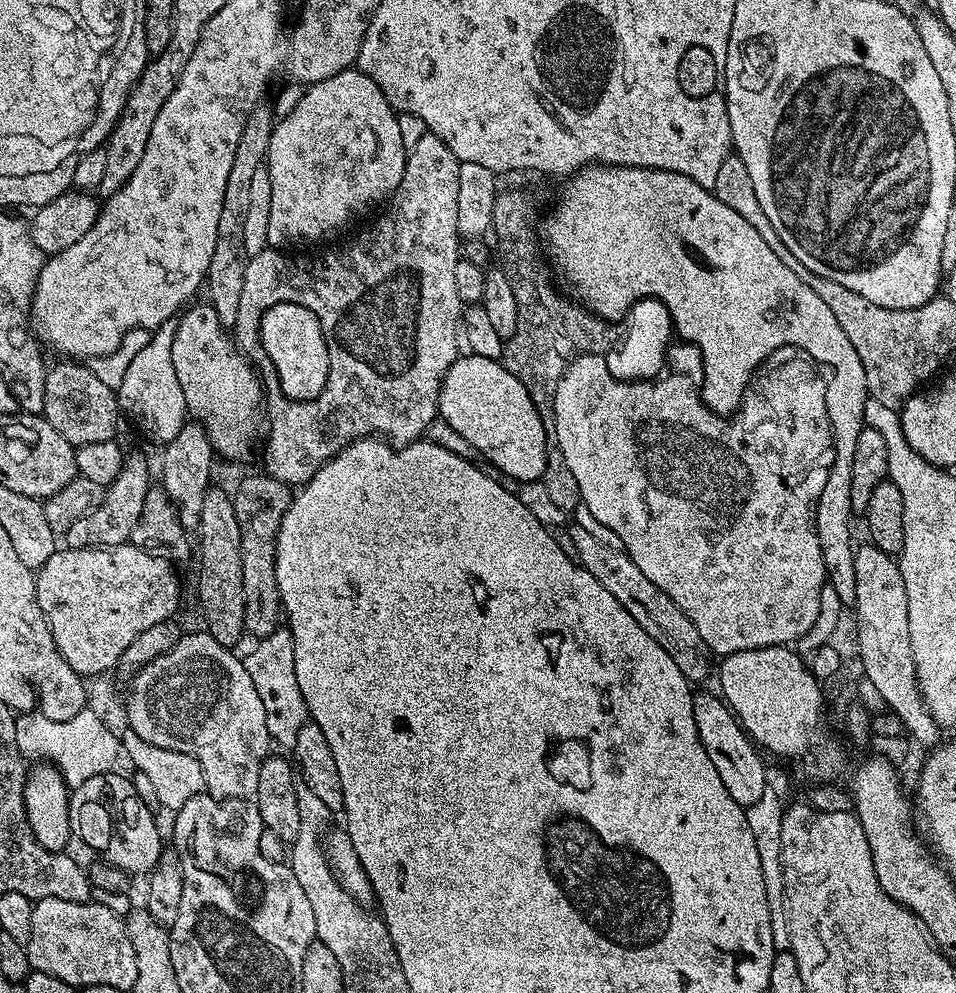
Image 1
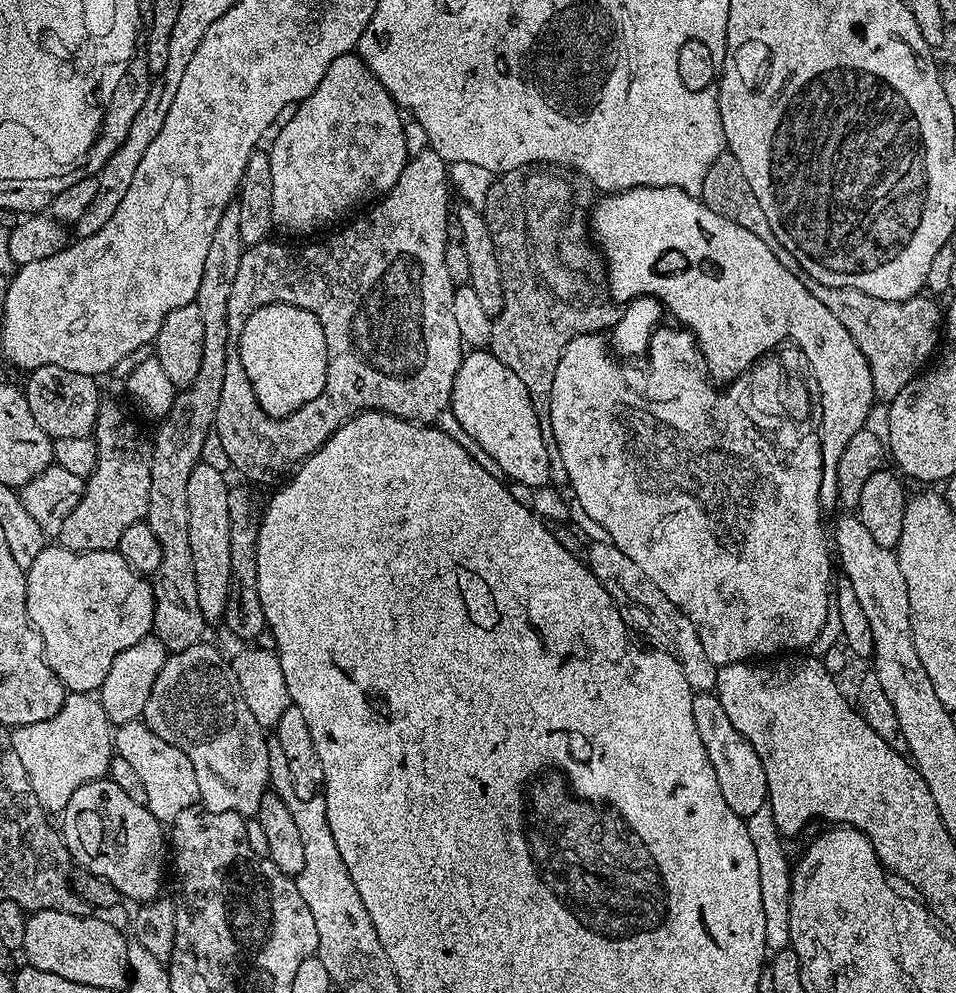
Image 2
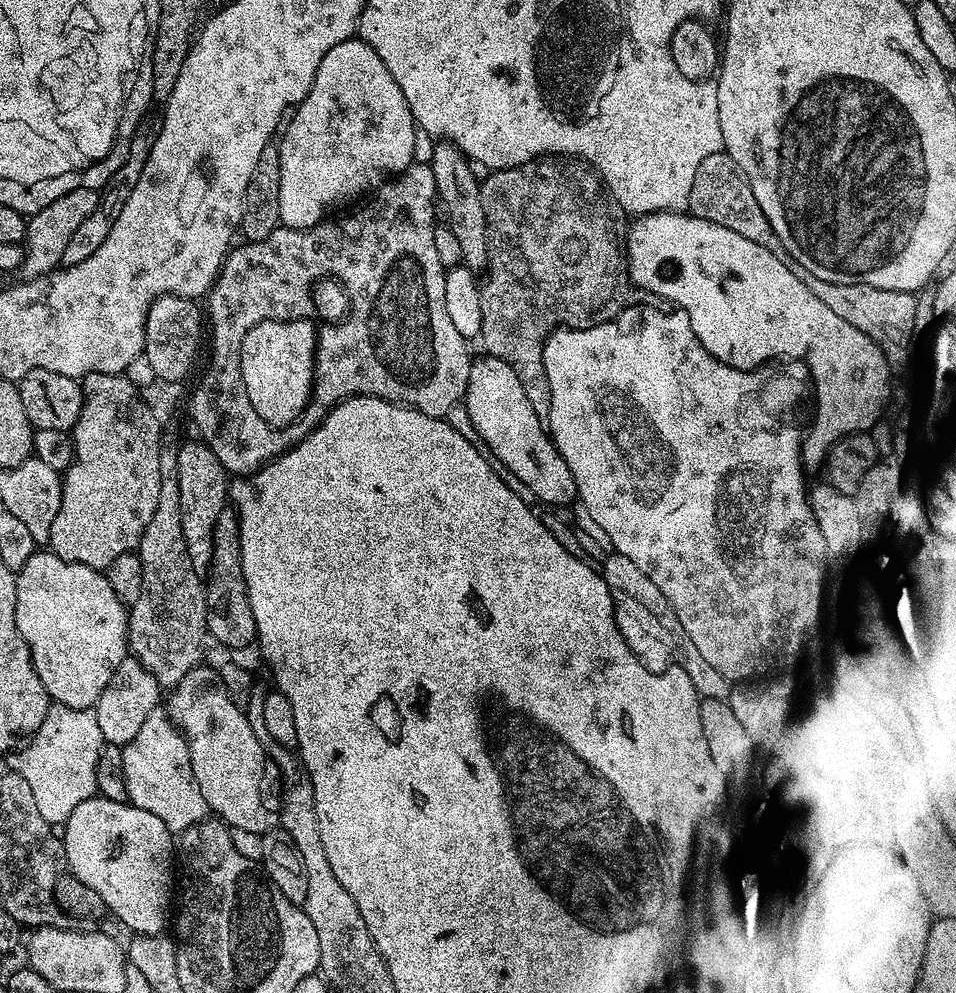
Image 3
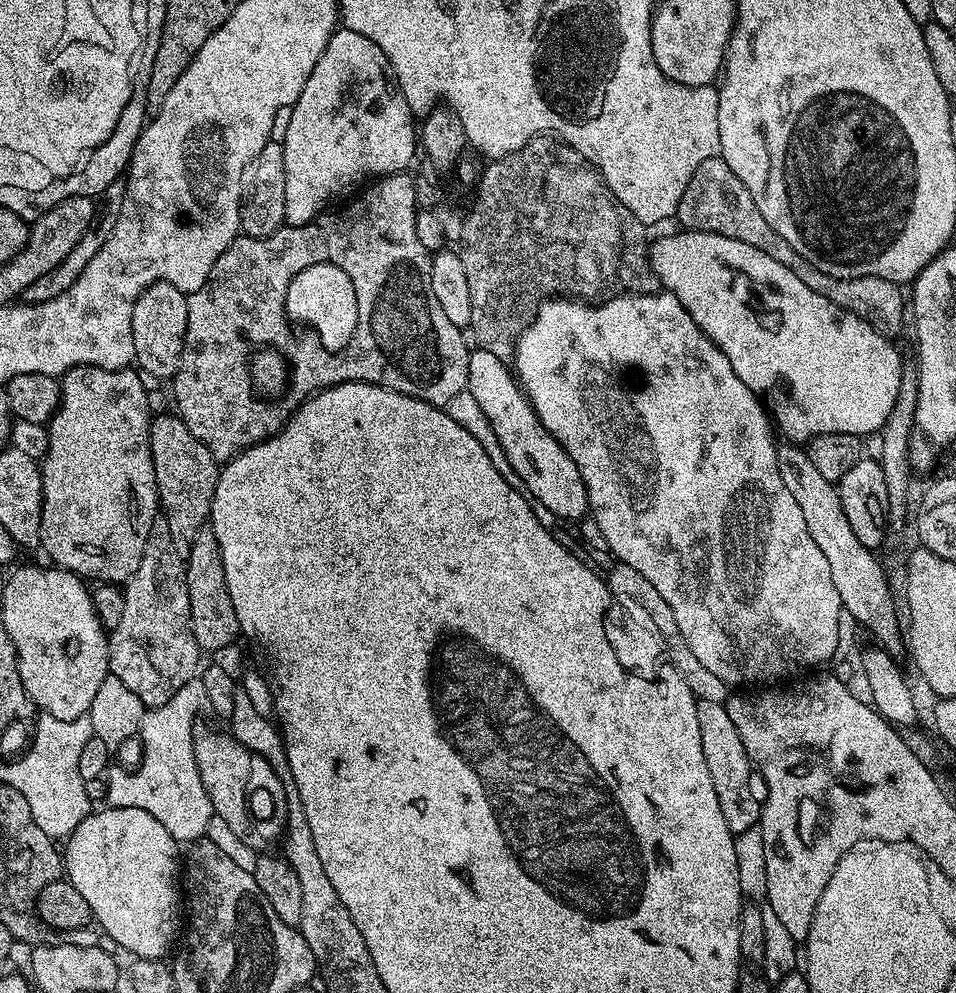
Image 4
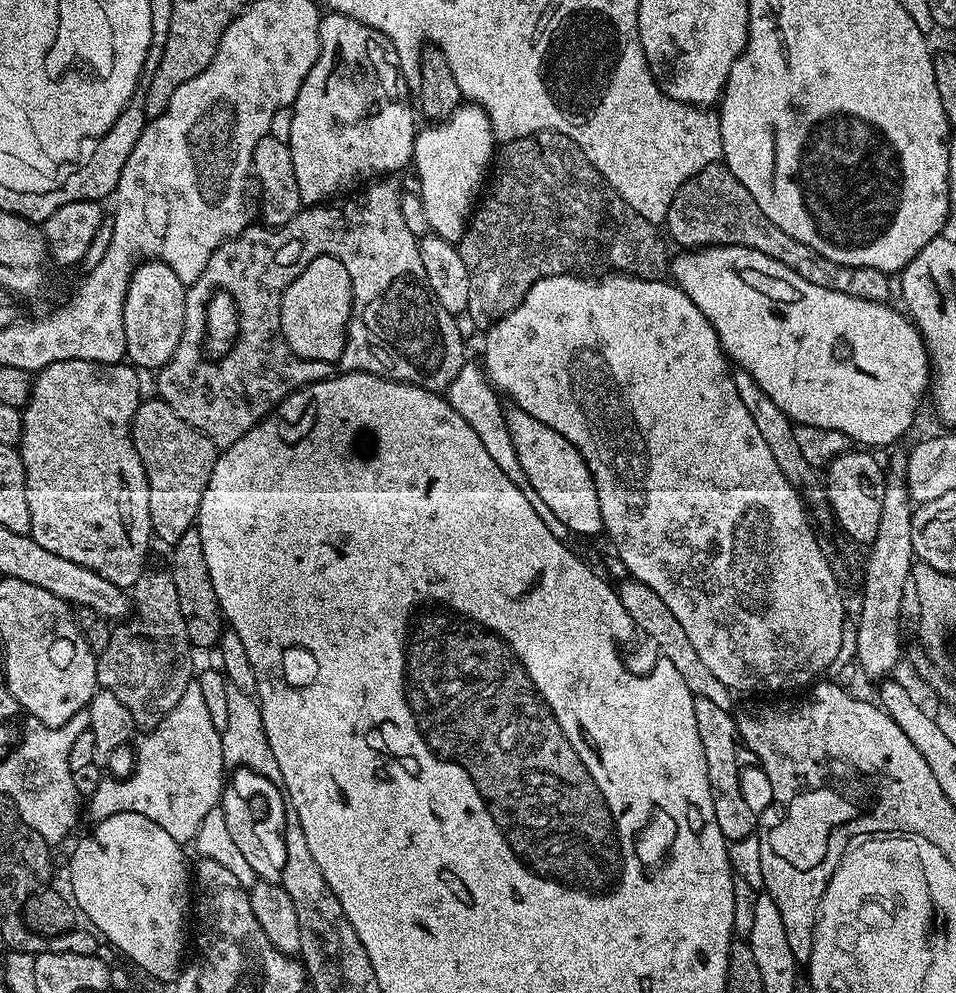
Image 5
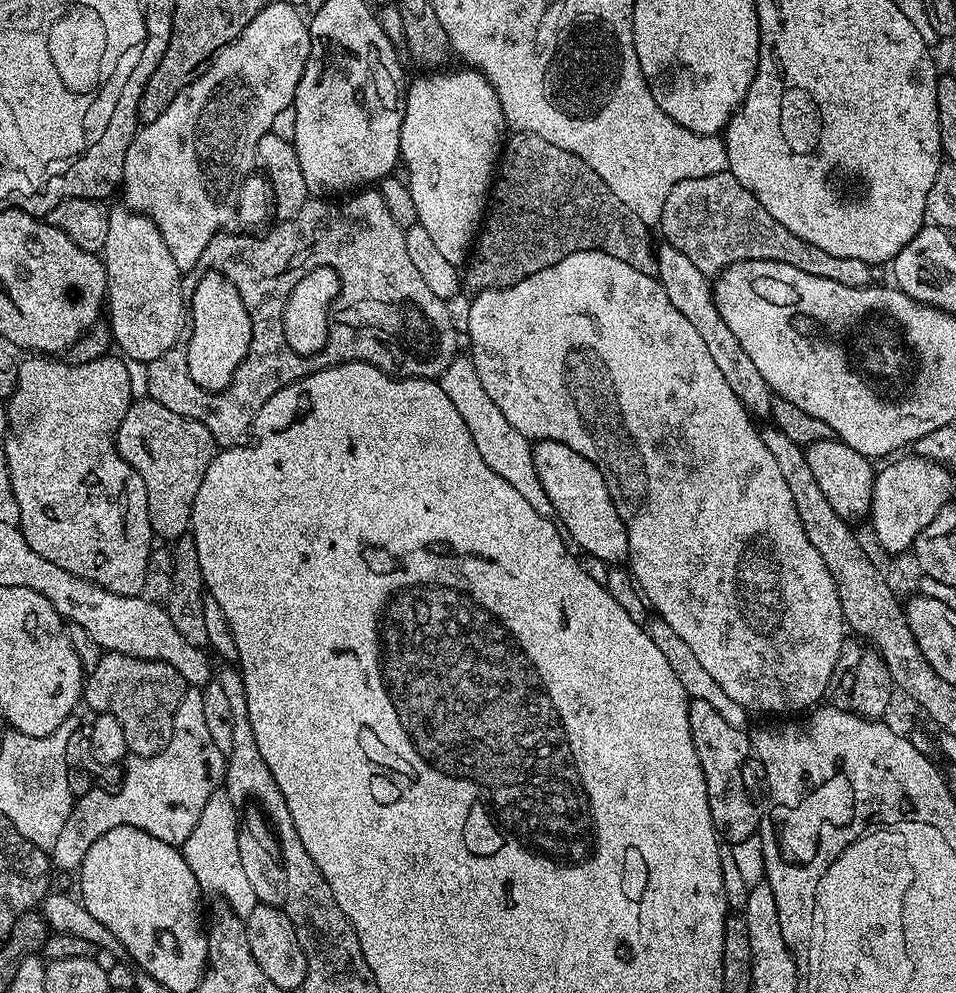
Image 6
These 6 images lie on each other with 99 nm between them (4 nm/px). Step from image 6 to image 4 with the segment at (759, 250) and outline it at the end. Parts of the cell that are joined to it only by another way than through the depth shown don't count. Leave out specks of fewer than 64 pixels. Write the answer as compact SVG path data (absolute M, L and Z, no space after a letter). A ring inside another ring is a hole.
M719 155L702 162L698 170L690 174L690 182L686 182L686 190L682 190L682 202L678 202L674 220L675 223L680 223L677 225L681 229L722 234L726 238L746 242L746 246L754 246L754 250L762 250L762 254L770 254L774 262L782 262L786 270L794 270L794 274L798 274L798 278L802 278L810 290L822 294L844 311L858 314L858 318L870 322L870 326L879 332L893 334L904 324L906 296L905 293L904 296L900 293L901 285L877 276L834 278L810 266L810 262L806 262L806 258L802 258L802 254L798 254L798 250L794 250L794 246L790 246L790 242L786 242L786 238L782 238L782 234L778 234L778 230L774 230L766 218L762 218L762 210L758 210L758 205L754 203L750 190L746 190L742 178L738 178L738 174L734 174L734 170L730 170L730 166L726 166Z

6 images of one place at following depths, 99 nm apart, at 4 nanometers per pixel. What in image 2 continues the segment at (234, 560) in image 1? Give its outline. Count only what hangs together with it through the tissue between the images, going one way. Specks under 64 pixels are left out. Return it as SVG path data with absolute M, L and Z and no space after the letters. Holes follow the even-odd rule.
M201 462L190 474L190 486L186 486L186 502L190 510L188 537L190 558L194 562L194 574L198 582L198 606L202 606L205 621L223 621L232 596L232 559L230 558L230 481L212 464Z

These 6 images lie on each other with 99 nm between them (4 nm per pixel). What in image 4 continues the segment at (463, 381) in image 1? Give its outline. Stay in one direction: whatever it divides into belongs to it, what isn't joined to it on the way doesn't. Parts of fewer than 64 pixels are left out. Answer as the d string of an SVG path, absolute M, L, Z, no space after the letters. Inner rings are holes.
M476 348L468 357L466 391L474 394L482 414L486 414L486 422L490 422L523 491L533 501L546 506L556 516L557 521L579 522L585 519L590 509L588 491L582 482L582 474L578 474L578 466L574 466L574 458L566 454L564 447L536 418L532 403L525 396L524 389L520 387L513 369L505 361L490 354L490 350Z

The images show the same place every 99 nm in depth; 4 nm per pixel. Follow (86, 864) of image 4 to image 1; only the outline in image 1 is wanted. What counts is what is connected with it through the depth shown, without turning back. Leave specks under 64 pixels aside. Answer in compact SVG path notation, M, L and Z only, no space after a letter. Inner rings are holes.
M113 770L94 774L94 778L86 778L82 786L71 789L68 809L70 810L70 822L72 831L88 848L97 852L99 859L105 864L112 864L116 868L129 874L147 874L158 862L162 841L160 841L160 828L156 825L157 817L146 808L142 798L138 798L136 787L126 775L119 776L119 771Z

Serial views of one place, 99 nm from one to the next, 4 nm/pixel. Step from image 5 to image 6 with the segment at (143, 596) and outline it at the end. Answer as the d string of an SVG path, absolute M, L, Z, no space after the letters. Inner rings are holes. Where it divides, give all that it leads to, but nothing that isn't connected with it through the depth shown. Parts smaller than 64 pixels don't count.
M104 652L98 667L87 673L82 693L83 703L93 708L93 713L107 714L118 718L122 726L122 734L126 734L126 746L133 757L143 758L160 752L166 742L170 742L170 734L174 730L174 717L184 697L185 682L182 674L174 670L174 666L164 664L160 660L143 660L117 652Z

